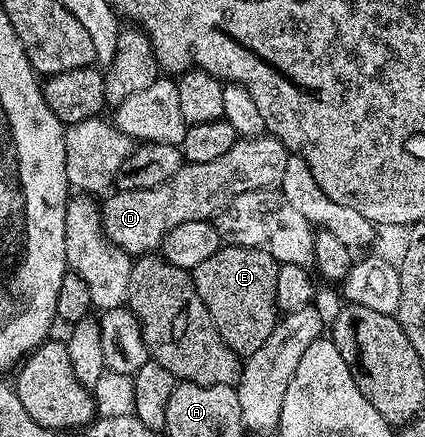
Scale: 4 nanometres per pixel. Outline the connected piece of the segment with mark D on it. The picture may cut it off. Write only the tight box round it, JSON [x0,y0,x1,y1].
[101,135,288,255]

